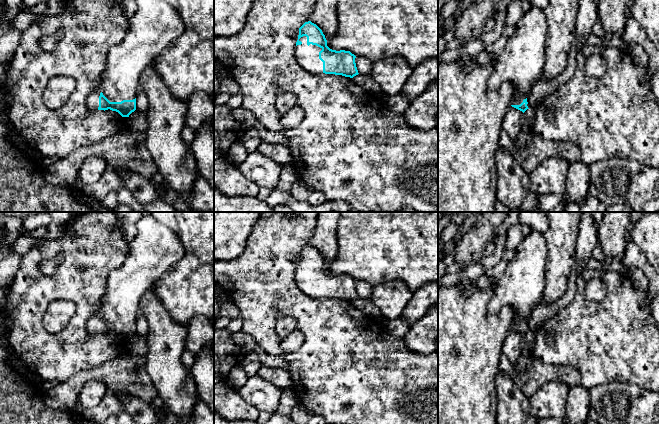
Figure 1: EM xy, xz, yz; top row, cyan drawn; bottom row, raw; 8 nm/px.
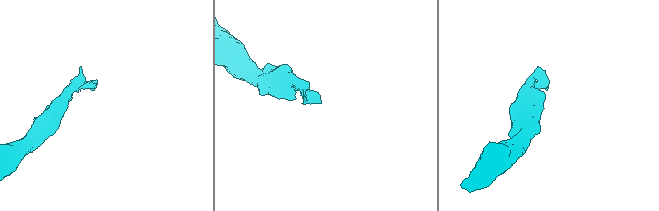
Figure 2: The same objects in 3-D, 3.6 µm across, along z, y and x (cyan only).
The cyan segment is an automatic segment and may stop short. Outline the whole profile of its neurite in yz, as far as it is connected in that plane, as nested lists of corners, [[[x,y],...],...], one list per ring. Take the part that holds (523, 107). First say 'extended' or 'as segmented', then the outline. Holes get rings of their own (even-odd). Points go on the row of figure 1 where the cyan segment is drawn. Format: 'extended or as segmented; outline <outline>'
extended; outline [[[531,5],[530,9],[515,24],[515,33],[507,39],[504,51],[496,56],[494,70],[488,80],[488,89],[497,90],[502,83],[511,82],[515,92],[510,105],[523,113],[529,109],[527,102],[533,86],[539,81],[545,66],[545,48],[548,34],[547,19],[544,10]]]

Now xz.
extended; outline [[[311,21],[299,28],[295,56],[303,69],[314,75],[325,73],[353,78],[359,74],[356,56],[350,51],[330,49],[322,30]]]

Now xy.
extended; outline [[[136,0],[137,10],[128,18],[129,29],[124,39],[108,50],[107,64],[96,89],[88,95],[89,110],[112,110],[122,117],[136,110],[136,94],[142,72],[155,58],[185,31],[180,14],[164,0]]]

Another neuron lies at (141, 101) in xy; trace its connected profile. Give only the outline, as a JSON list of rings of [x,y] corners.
[[[139,89],[136,94],[136,110],[139,112],[147,111],[148,109],[148,99],[146,93]]]

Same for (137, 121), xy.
[[[135,110],[128,117],[128,128],[131,131],[140,131],[145,133],[148,128],[147,111],[139,112]]]

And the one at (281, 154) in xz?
[[[262,142],[258,151],[281,165],[292,161],[290,148],[281,144]]]

